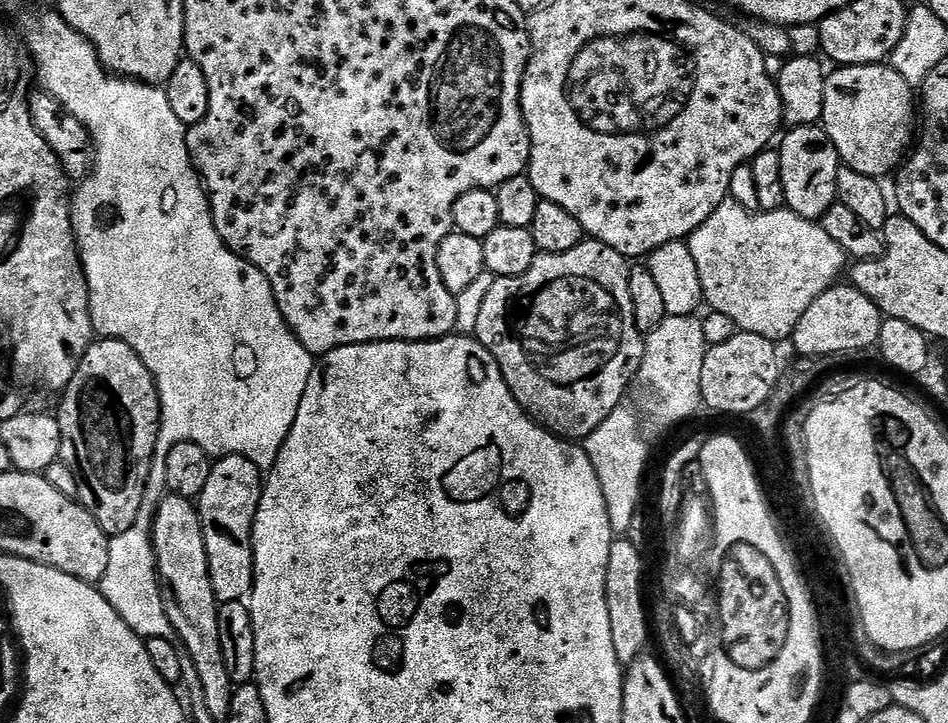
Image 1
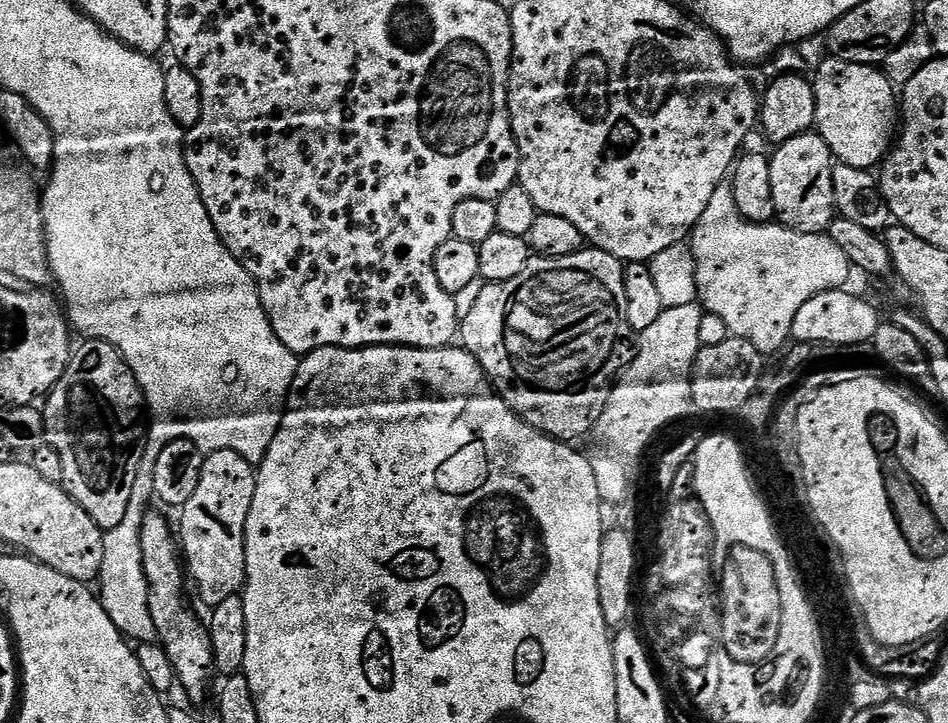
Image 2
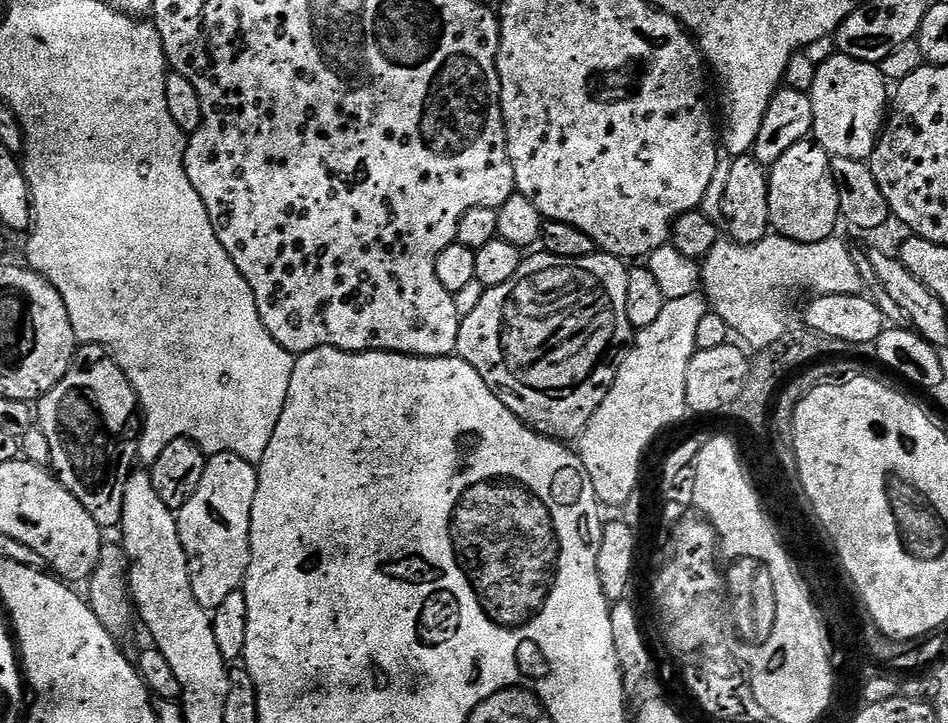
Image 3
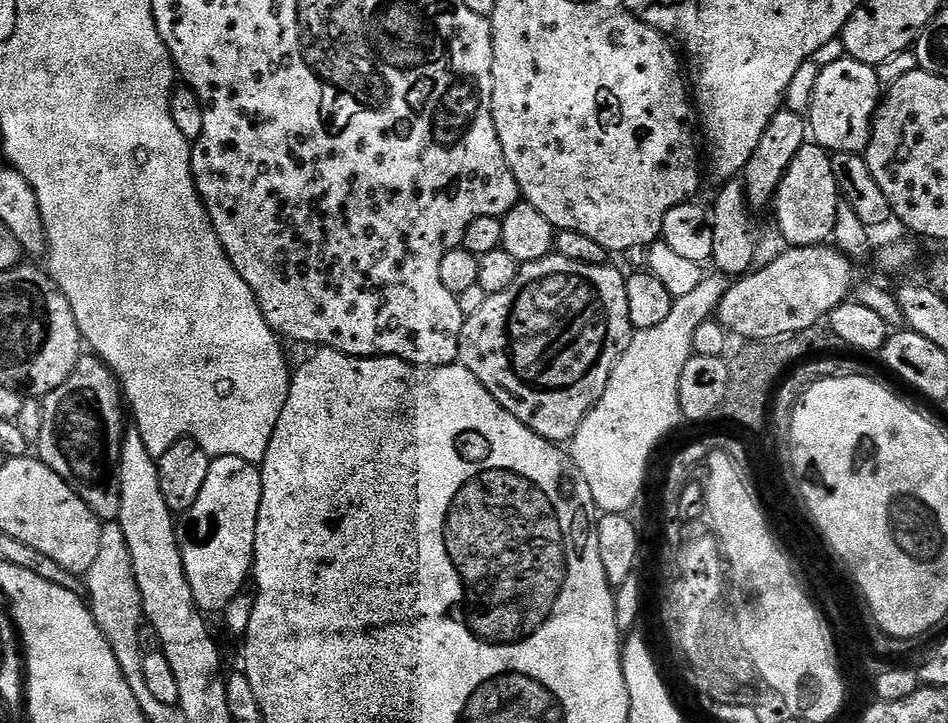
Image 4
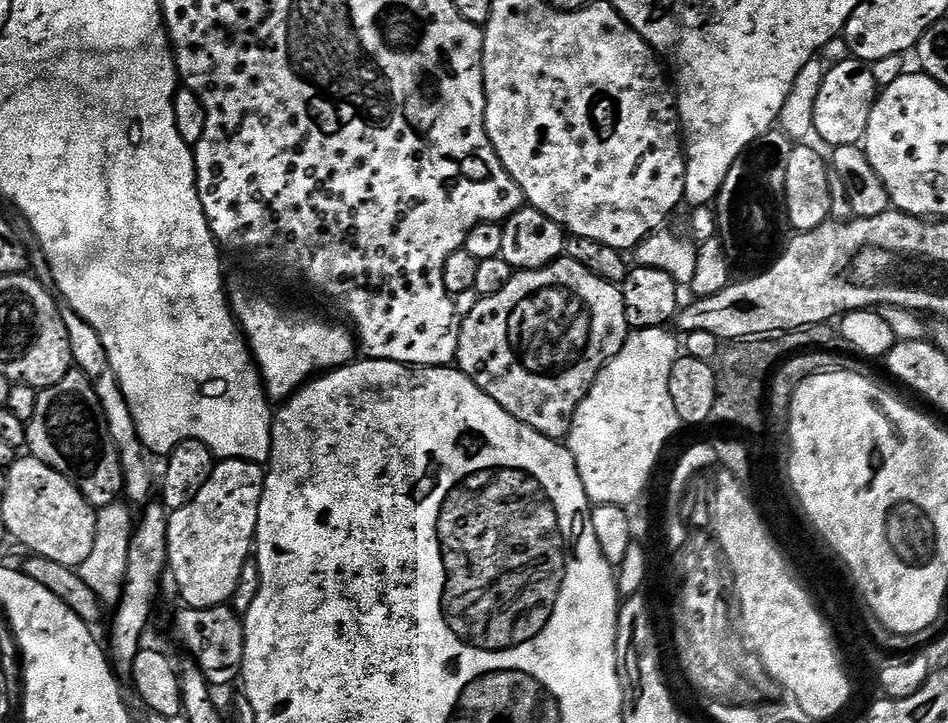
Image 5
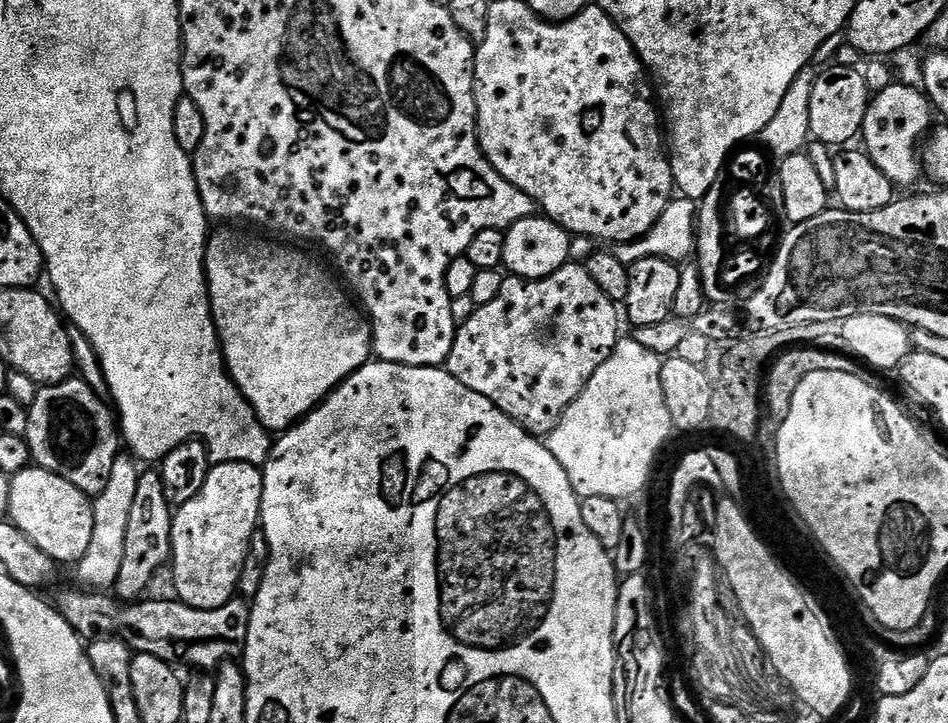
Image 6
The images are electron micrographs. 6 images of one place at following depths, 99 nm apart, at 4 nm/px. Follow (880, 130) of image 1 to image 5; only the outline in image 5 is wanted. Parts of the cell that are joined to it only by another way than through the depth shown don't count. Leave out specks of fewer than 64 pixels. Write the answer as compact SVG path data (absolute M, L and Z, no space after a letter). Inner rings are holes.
M849 58L831 65L824 73L822 91L818 94L818 102L814 102L814 132L832 148L841 148L851 144L859 145L866 134L866 122L870 122L870 110L878 95L878 85L871 67L865 61Z

